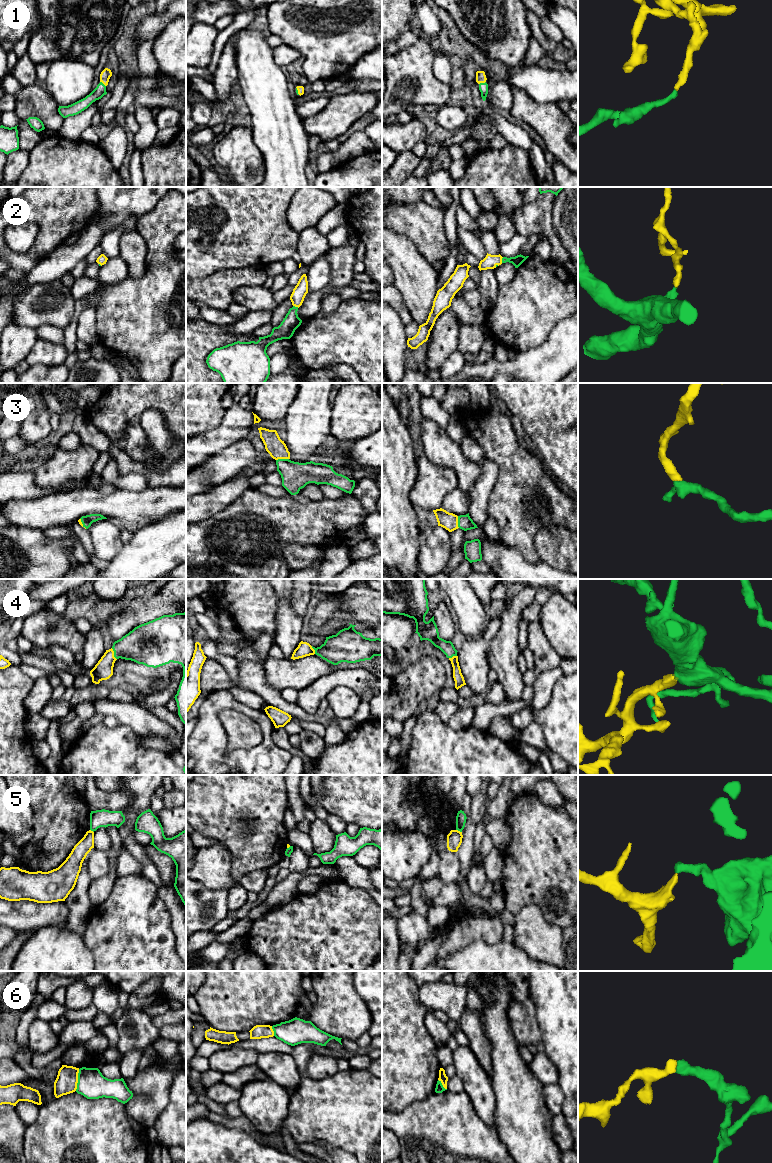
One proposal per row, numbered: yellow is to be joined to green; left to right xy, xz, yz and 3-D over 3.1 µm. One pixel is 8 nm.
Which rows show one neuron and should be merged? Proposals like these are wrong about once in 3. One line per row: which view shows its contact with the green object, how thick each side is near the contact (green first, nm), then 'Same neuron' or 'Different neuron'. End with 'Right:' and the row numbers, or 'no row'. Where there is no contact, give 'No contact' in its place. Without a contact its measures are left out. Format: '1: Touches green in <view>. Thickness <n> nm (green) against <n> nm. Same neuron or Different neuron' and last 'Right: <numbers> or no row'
1: Touches green in yz. Thickness 80 nm (green) against 80 nm. Same neuron
2: Touches green in yz. Thickness 80 nm (green) against 110 nm. Same neuron
3: Touches green in xz. Thickness 220 nm (green) against 150 nm. Same neuron
4: Touches green in xy. Thickness 300 nm (green) against 160 nm. Same neuron
5: Touches green in yz. Thickness 80 nm (green) against 130 nm. Different neuron
6: Touches green in xy. Thickness 220 nm (green) against 180 nm. Different neuron
Right: 1, 2, 3, 4

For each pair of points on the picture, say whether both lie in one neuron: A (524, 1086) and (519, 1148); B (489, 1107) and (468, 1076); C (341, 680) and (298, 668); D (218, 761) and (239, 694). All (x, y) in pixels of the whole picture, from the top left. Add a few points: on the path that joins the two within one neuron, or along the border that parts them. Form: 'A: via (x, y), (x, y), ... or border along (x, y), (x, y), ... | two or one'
A: via (522, 1101), (522, 1133) | one
B: via (485, 1099), (476, 1084) | one
C: border along (336, 669), (319, 677), (304, 688) | two
D: border along (226, 689), (238, 701), (259, 709) | two

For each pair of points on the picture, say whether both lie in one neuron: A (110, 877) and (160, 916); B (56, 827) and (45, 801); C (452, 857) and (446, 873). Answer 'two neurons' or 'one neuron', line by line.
A: two neurons
B: one neuron
C: one neuron

